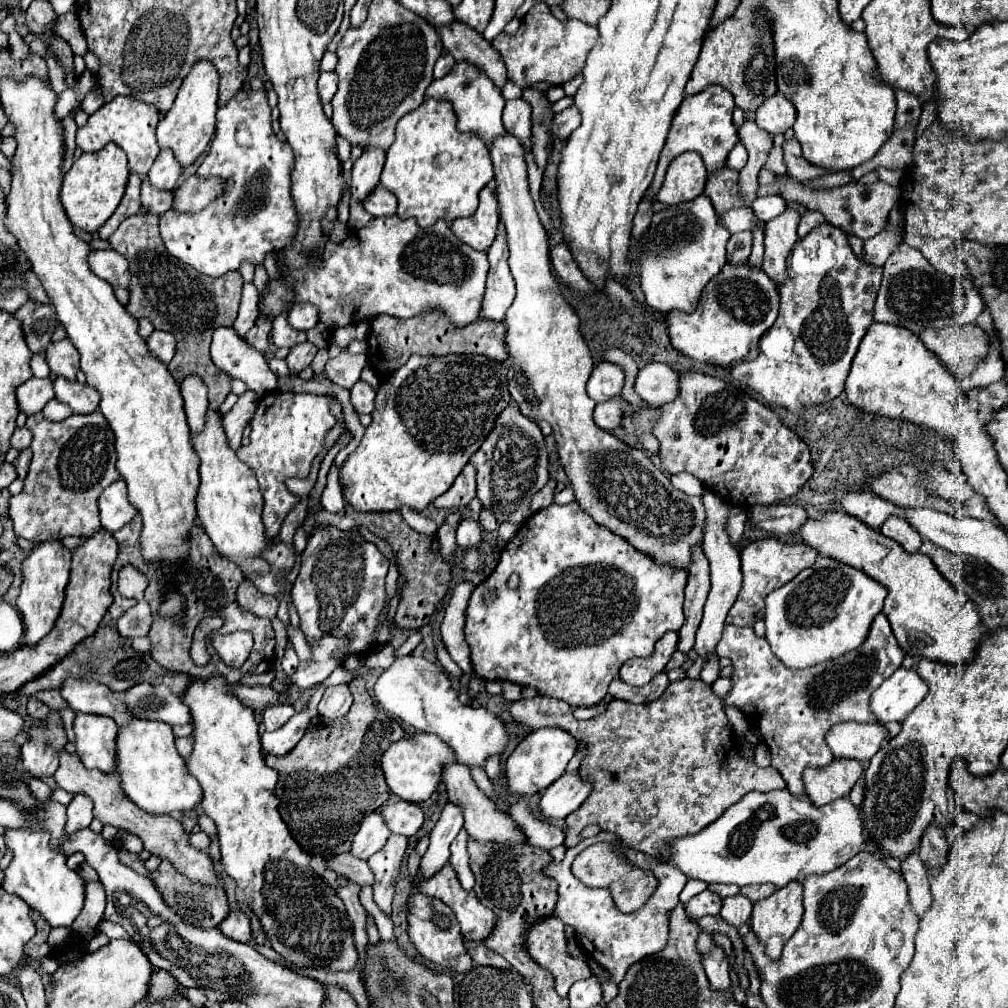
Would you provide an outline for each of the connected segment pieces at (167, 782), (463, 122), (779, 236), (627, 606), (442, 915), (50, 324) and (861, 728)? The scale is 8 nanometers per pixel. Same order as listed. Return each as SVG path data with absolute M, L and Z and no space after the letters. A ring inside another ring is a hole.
M134 718L126 728L118 730L118 776L122 780L124 794L148 814L170 814L174 810L188 812L200 804L202 788L198 782L184 774L184 758L174 746L172 728L164 722Z
M456 62L448 76L434 80L428 86L426 94L432 98L448 98L454 104L454 110L458 116L458 130L462 130L462 132L476 132L488 144L492 142L494 136L504 132L502 110L504 110L506 100L504 100L502 92L494 86L494 82L490 82L490 78L486 78L486 74L482 74L482 70L478 70L478 66L470 66L470 62Z
M786 208L784 214L780 214L778 218L770 220L766 224L766 238L764 238L766 252L764 252L762 270L778 286L782 286L788 278L786 260L788 260L794 244L798 242L798 234L796 234L798 222L800 222L800 214Z
M576 502L558 506L552 504L540 512L534 512L518 530L518 534L504 546L502 556L498 566L494 568L494 572L480 582L468 602L468 610L466 610L466 642L470 644L470 660L474 666L474 672L484 678L484 680L508 680L514 682L518 686L530 686L538 690L538 696L548 696L548 698L558 698L568 702L572 708L578 706L594 706L600 700L604 700L604 696L608 694L608 684L618 676L620 666L636 656L650 656L654 650L656 640L666 634L668 630L678 632L680 626L684 624L684 614L682 614L682 602L684 602L684 586L686 586L686 578L688 572L686 570L674 570L672 566L662 566L660 562L654 562L654 558L648 558L648 554L642 554L640 550L634 550L634 546L630 546L630 542L626 542L622 536L612 534L608 528L596 524ZM510 574L518 574L520 576L520 584L518 588L510 588L508 586L508 578ZM494 588L496 590L496 598L484 606L482 604L482 594L486 590Z
M418 894L412 898L412 904L408 908L408 936L410 942L414 944L416 952L426 958L428 962L440 966L442 970L450 970L450 972L468 972L472 968L472 958L468 956L464 944L462 944L462 934L460 934L460 926L458 920L454 916L454 912L436 898Z
M26 302L16 314L14 314L24 328L28 348L32 352L40 352L48 348L50 338L60 324L56 318L56 310L52 304L40 304L40 302Z
M846 722L834 726L826 734L826 744L836 758L870 760L886 742L888 730L882 724L856 724Z

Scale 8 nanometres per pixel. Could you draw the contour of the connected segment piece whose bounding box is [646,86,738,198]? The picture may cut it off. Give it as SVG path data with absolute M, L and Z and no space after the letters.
M708 86L706 90L702 90L702 94L684 98L684 102L680 104L680 108L672 120L672 128L670 128L666 146L658 160L656 176L650 184L650 188L646 190L646 198L656 198L656 192L660 190L660 186L664 182L668 164L682 152L688 152L688 150L698 152L708 170L718 170L718 166L726 164L728 152L734 148L734 144L738 144L738 132L732 122L732 110L734 110L734 96L728 90L722 90L722 86Z

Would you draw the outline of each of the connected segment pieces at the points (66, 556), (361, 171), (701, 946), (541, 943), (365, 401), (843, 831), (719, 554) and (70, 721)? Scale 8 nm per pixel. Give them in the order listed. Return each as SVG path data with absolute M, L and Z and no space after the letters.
M46 540L36 544L32 554L24 560L24 582L16 602L22 614L22 622L26 626L24 644L38 644L54 628L64 602L64 588L70 578L70 560L72 552L66 550L58 540Z
M364 150L364 154L354 162L350 176L350 194L354 200L364 202L372 190L380 184L380 172L384 168L382 150Z
M702 932L702 936L698 936L698 942L696 942L696 952L700 954L700 956L706 956L706 954L710 954L710 950L712 948L716 948L718 944L712 940L712 934L710 932Z
M544 918L534 922L528 930L526 946L530 956L552 972L556 980L556 992L560 996L568 996L568 990L574 982L590 976L586 962L568 954L564 922L558 922L558 918Z
M358 380L350 388L350 400L352 400L352 406L354 406L354 410L358 414L370 414L372 412L372 408L374 408L374 396L376 396L376 392L364 380Z
M772 790L766 794L750 792L698 834L668 840L660 852L660 860L676 866L688 878L702 880L706 884L722 882L748 886L772 882L776 888L782 888L790 880L802 880L808 874L824 874L828 870L836 870L862 850L862 842L862 820L858 816L858 808L850 802L850 798L838 798L826 806L814 806L806 794L796 798L788 790Z
M706 490L704 496L704 508L706 508L706 522L708 522L708 528L706 528L706 534L704 534L704 552L710 560L710 572L712 572L712 588L710 588L710 594L708 594L708 600L706 600L706 606L704 606L704 616L702 616L702 622L698 626L698 632L696 632L696 644L694 648L698 650L698 654L710 654L710 660L706 662L702 674L700 674L700 680L704 680L706 684L712 684L718 676L720 676L720 668L718 668L718 656L714 654L714 648L722 636L722 628L724 628L724 620L726 620L726 614L728 610L732 608L732 602L736 600L738 592L740 592L740 586L742 586L742 572L740 572L740 552L738 548L734 548L724 532L724 522L726 522L726 516L728 516L728 504L724 498L720 498L716 492L712 490Z
M70 708L62 710L62 722L64 722L64 728L66 728L68 740L76 742L76 734L74 734L74 712Z

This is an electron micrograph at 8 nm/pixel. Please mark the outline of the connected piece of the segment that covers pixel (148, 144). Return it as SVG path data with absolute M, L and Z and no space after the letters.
M116 96L114 100L106 102L98 112L94 112L82 128L78 128L76 146L82 152L96 152L108 142L114 142L128 154L130 170L136 174L146 174L160 152L160 146L156 142L158 120L158 108L154 104L146 104L130 96Z

